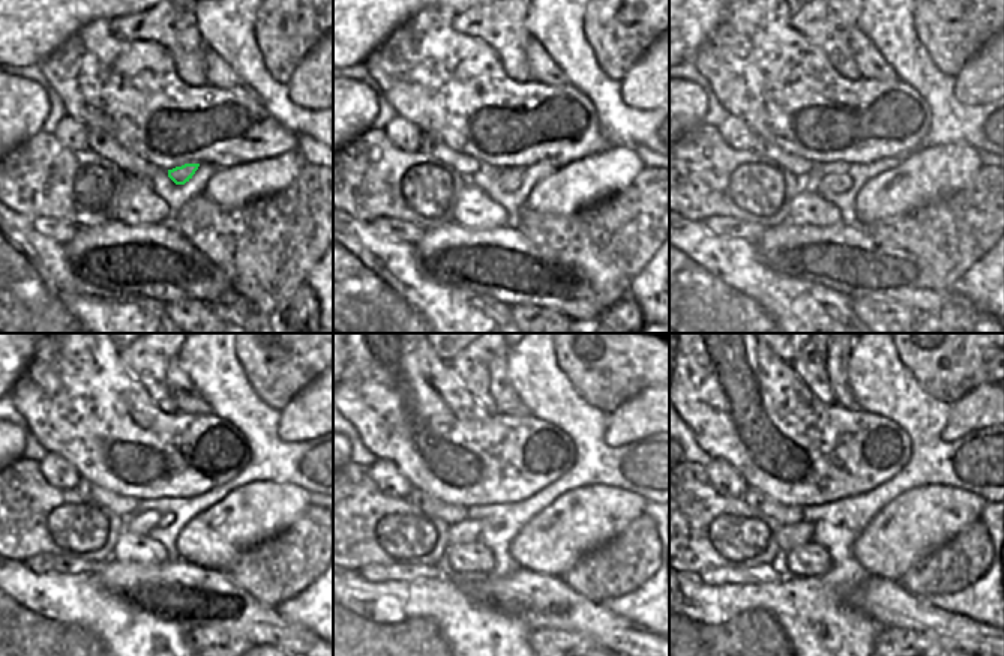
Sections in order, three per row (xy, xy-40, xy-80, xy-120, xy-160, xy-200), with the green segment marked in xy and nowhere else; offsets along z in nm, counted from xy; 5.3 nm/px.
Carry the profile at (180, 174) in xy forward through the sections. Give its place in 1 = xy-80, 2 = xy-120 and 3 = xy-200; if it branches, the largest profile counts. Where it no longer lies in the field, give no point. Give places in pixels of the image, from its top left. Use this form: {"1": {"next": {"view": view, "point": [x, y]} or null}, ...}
{"1": {"next": {"view": "xy-80", "point": [839, 183]}}, "2": {"next": {"view": "xy-120", "point": [143, 524]}}, "3": {"next": {"view": "xy-200", "point": [788, 538]}}}

